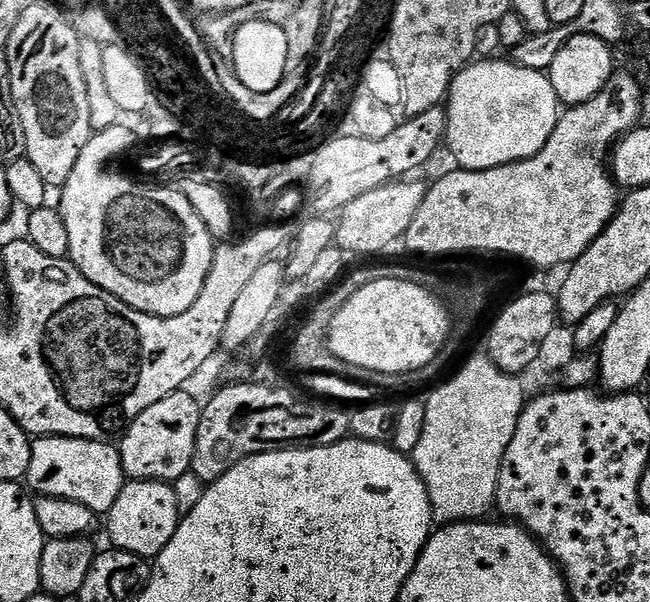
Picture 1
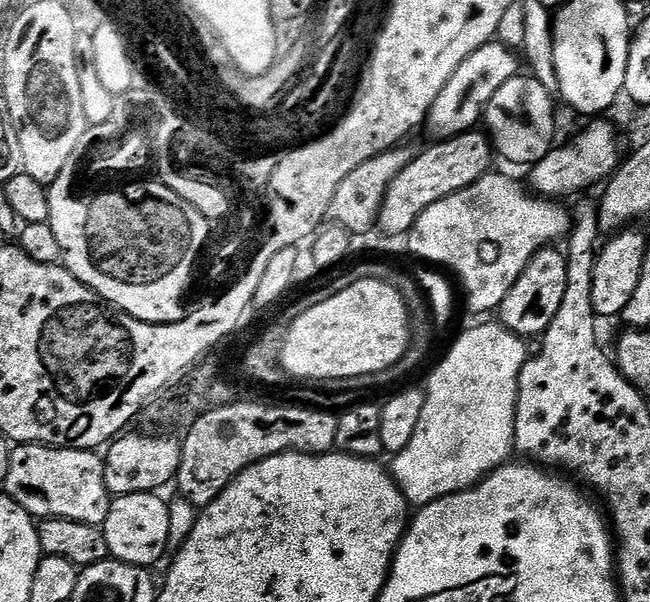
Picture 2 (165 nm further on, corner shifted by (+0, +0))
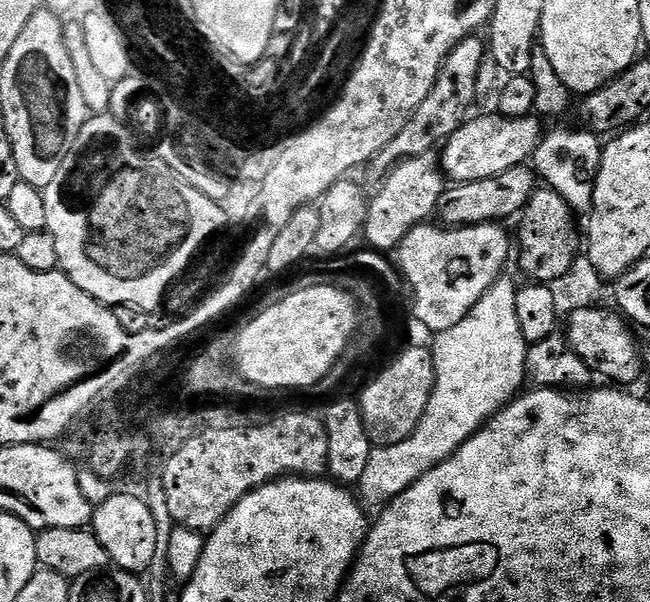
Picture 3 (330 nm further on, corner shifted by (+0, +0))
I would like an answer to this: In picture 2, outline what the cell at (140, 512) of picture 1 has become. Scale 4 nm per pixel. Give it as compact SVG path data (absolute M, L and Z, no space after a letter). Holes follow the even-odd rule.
M154 492L126 494L113 499L106 522L102 525L109 557L133 564L139 568L151 569L169 551L170 510L169 501Z

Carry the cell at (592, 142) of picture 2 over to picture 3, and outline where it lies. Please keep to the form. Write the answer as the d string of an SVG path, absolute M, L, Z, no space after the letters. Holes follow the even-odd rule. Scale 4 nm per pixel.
M529 165L512 167L494 178L478 182L457 184L445 189L438 202L434 216L445 227L464 227L504 222L504 219L519 215L538 186L535 171Z

